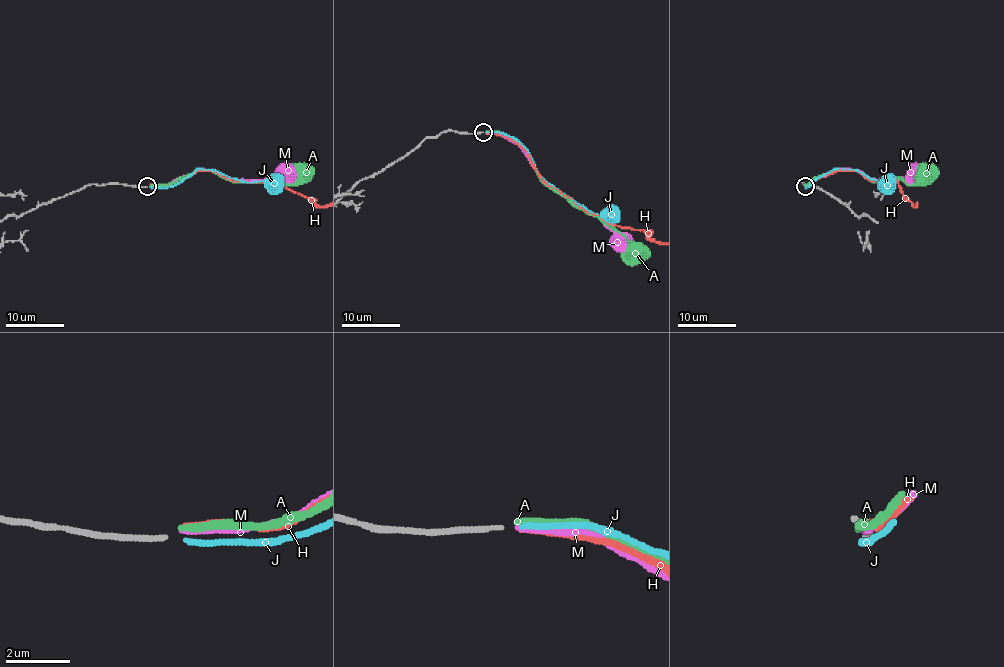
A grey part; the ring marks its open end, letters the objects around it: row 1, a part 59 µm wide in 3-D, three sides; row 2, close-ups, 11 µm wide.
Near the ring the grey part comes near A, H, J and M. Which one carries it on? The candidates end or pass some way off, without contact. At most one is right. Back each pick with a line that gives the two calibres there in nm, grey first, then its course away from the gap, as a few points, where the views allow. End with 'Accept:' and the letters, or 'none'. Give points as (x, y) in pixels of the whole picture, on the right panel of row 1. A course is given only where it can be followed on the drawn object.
J: calibres 140 and 150 nm; course (805, 187), (834, 169), (856, 169), (878, 182), (888, 181), (882, 188)
Accept: J

